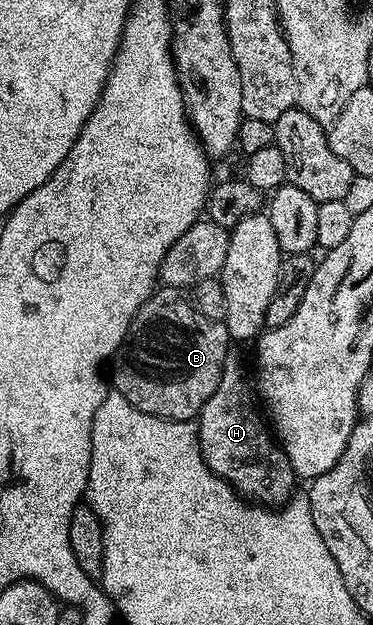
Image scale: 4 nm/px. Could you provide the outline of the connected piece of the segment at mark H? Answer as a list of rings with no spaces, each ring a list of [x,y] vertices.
[[[236,353],[228,354],[218,389],[198,416],[200,452],[208,468],[235,487],[245,500],[256,505],[283,505],[293,498],[298,476],[262,415],[260,420],[252,408],[254,387],[248,384],[248,375],[250,379],[249,368],[244,368]]]

